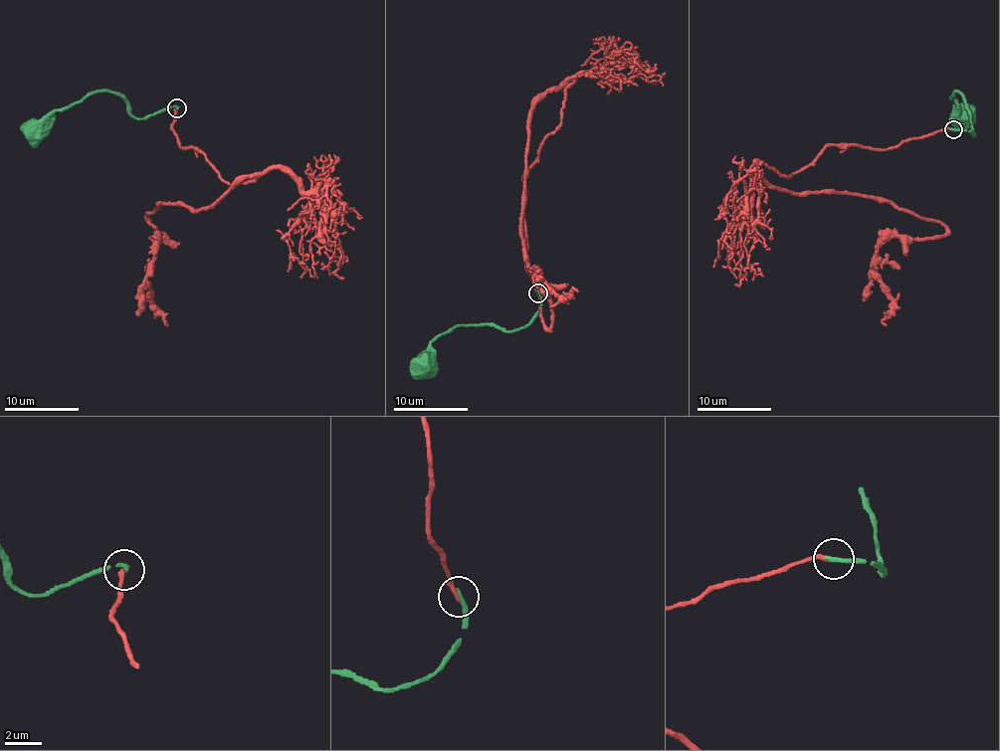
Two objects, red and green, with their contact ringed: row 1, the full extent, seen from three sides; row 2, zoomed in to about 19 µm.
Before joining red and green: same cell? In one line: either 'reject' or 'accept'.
accept

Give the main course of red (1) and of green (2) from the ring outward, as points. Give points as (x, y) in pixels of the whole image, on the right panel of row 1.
1: (954, 129), (823, 146), (787, 177), (754, 160), (773, 186), (884, 197), (945, 227), (879, 245), (886, 325)
2: (954, 129), (970, 130), (974, 135), (966, 105), (954, 90), (951, 96), (962, 109), (961, 116)

